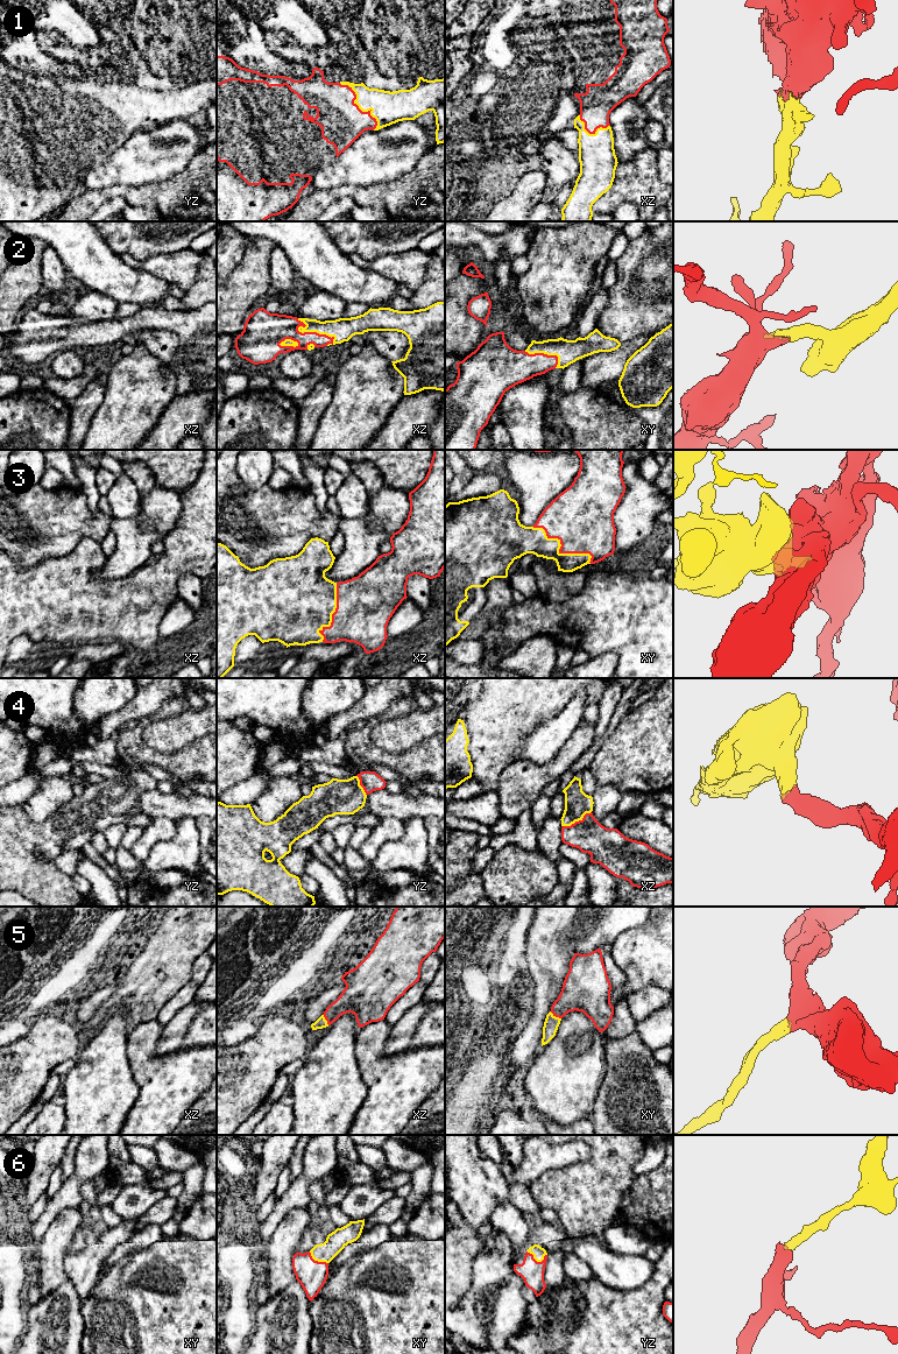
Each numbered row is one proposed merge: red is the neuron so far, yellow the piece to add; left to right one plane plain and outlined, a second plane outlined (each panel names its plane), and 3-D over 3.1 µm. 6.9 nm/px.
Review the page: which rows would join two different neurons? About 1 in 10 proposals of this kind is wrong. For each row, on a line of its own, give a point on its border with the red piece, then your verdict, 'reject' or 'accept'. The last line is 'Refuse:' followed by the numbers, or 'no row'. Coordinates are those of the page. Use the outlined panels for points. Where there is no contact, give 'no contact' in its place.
1: yz (358, 106) | accept
2: xz (309, 332) | accept
3: xy (559, 551) | accept
4: xz (577, 822) | accept
5: xy (556, 1016) | accept
6: yz (536, 1261) | accept
Refuse: no row

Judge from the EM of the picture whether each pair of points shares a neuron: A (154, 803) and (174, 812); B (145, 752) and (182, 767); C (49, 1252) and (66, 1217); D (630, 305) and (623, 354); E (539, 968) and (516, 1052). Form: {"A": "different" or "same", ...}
{"A": "same", "B": "same", "C": "same", "D": "different", "E": "same"}

